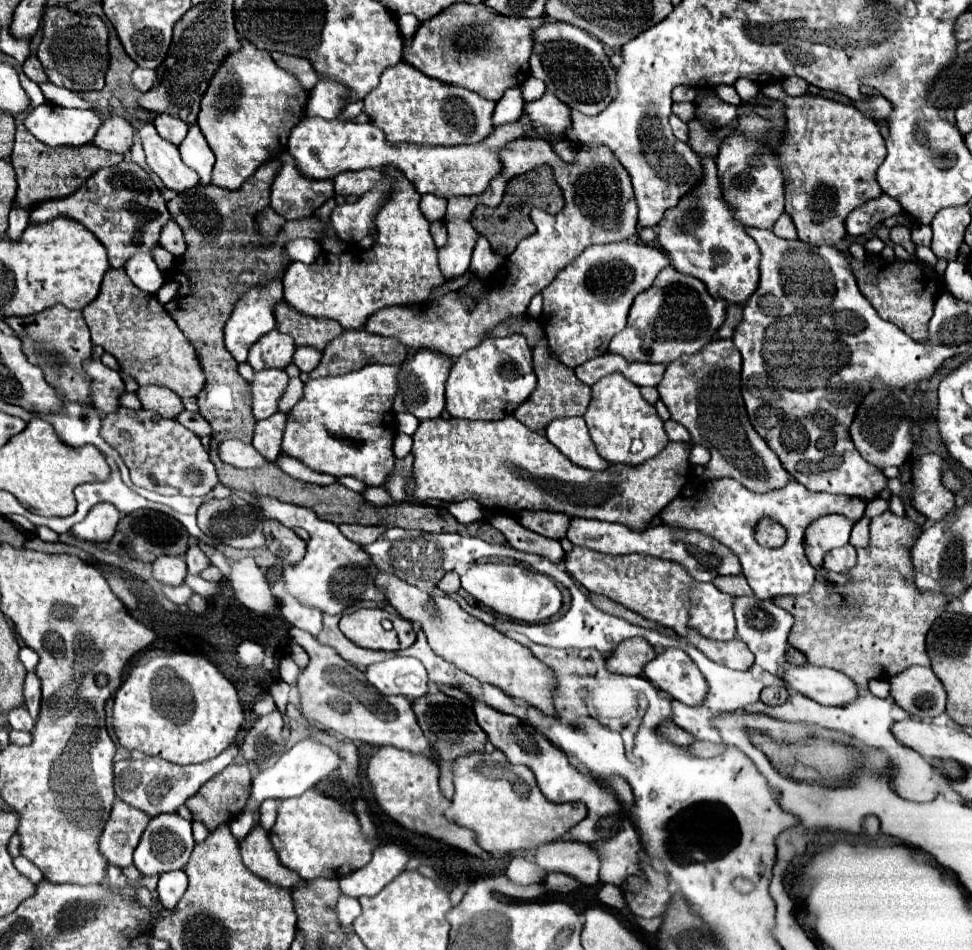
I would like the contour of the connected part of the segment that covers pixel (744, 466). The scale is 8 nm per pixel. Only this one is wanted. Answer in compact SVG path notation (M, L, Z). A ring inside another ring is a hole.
M714 340L694 356L680 356L666 366L666 376L658 386L660 400L670 410L670 418L680 422L692 434L692 442L708 448L712 460L706 466L706 480L734 478L752 492L772 492L790 482L778 456L754 432L748 422L740 394L742 358L732 340Z

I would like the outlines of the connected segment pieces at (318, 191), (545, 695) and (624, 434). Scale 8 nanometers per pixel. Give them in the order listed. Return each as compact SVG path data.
M288 152L280 154L282 168L272 184L270 206L286 220L312 216L328 198L334 196L334 180L314 180L302 176Z
M386 572L378 574L378 588L386 592L388 602L398 610L400 616L422 626L424 634L428 636L428 644L432 646L434 652L438 652L438 656L450 660L454 666L472 674L480 682L492 684L500 688L504 694L522 700L528 706L540 708L548 716L556 716L554 710L556 676L526 646L504 636L502 632L484 624L482 620L470 616L450 596L430 596L426 592L420 592L416 586L410 586Z
M618 372L604 376L592 386L592 400L584 414L584 420L598 454L610 464L644 464L646 460L658 456L670 442L656 408L642 398L640 388L634 382L626 380Z

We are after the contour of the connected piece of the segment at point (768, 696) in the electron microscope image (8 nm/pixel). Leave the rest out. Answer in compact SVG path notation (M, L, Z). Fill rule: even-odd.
M780 686L764 688L760 694L760 700L768 706L780 706L786 702L786 698L788 698L788 692L786 692L786 688L780 688Z

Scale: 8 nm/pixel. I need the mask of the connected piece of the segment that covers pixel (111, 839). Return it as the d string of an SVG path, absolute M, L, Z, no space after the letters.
M116 800L110 820L106 822L100 838L102 856L120 868L132 864L132 852L138 846L138 840L148 822L150 818L144 812L138 812L136 808L130 808L128 804L120 804L120 800Z

